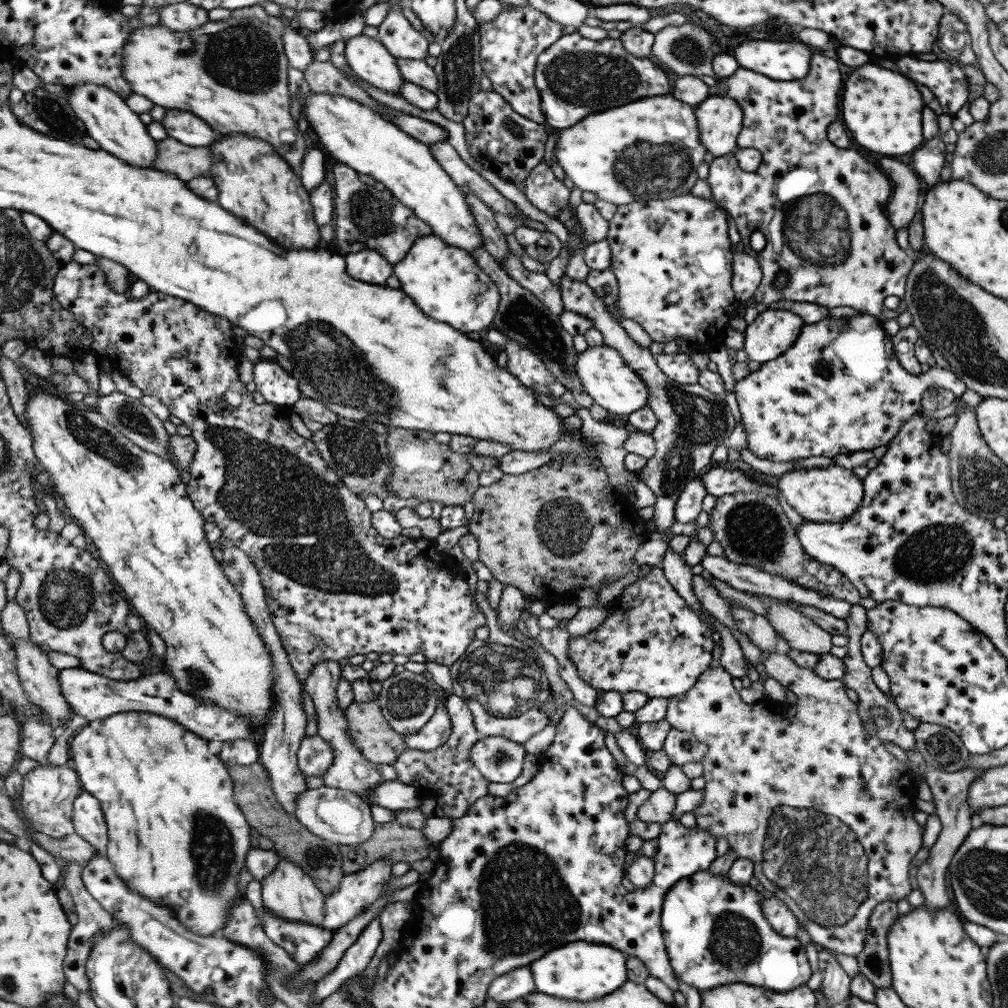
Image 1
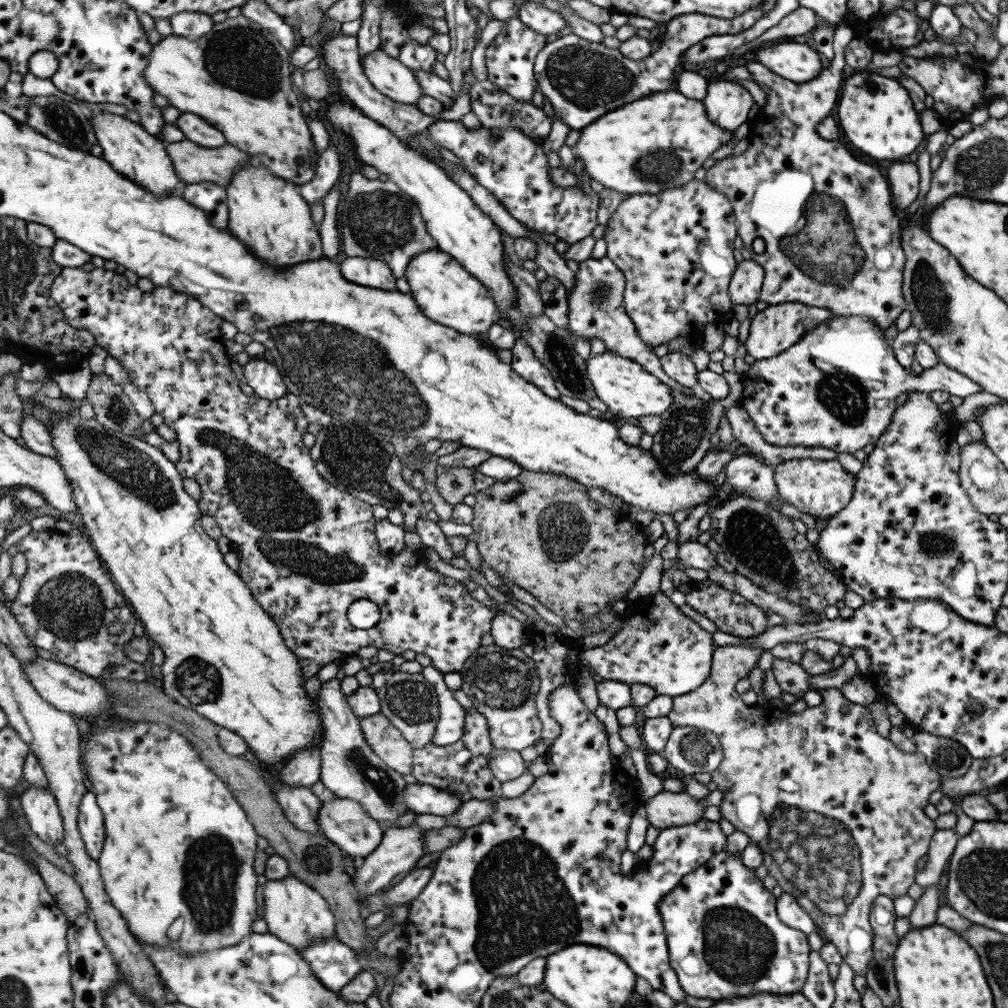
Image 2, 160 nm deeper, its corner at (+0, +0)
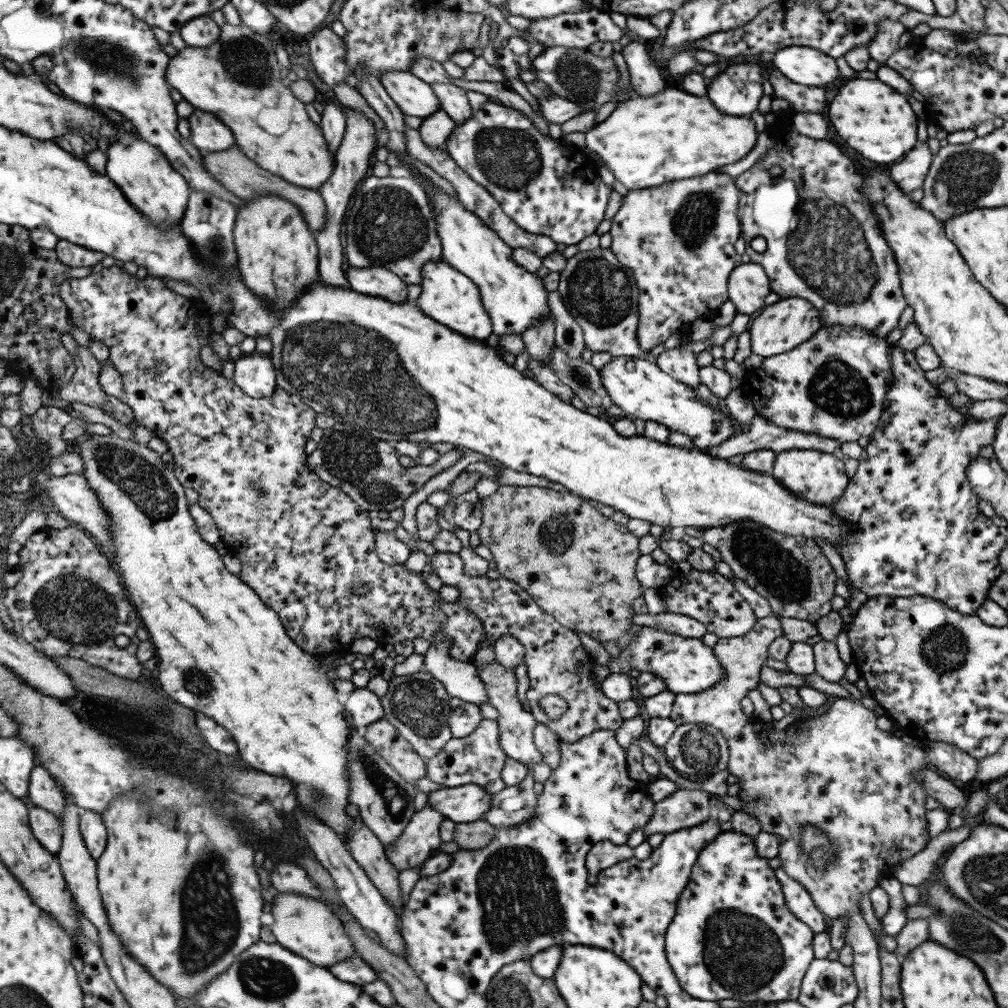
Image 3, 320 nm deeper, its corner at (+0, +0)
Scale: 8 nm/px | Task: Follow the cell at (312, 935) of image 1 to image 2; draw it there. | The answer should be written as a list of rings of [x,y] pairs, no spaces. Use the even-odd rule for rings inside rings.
[[[337,935],[324,938],[308,948],[297,948],[314,968],[315,974],[325,986],[339,991],[363,971],[356,952]]]

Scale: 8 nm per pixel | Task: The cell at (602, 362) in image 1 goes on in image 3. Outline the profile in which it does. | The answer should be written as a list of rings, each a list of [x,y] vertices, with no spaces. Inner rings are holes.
[[[611,357],[609,363],[605,364],[598,373],[611,402],[621,408],[623,413],[633,414],[639,420],[658,422],[670,430],[686,434],[698,450],[717,446],[720,442],[725,442],[734,435],[733,421],[722,407],[712,407],[705,400],[695,398],[694,388],[675,380],[671,375],[665,374],[659,370],[655,362],[635,357]]]

